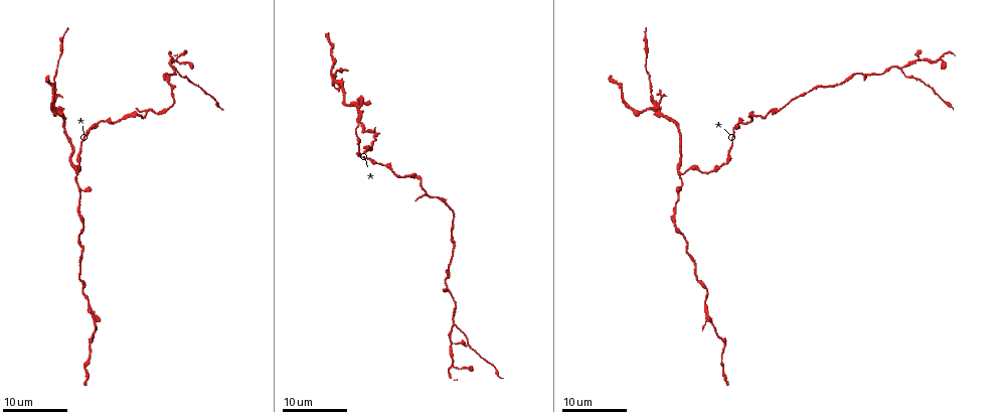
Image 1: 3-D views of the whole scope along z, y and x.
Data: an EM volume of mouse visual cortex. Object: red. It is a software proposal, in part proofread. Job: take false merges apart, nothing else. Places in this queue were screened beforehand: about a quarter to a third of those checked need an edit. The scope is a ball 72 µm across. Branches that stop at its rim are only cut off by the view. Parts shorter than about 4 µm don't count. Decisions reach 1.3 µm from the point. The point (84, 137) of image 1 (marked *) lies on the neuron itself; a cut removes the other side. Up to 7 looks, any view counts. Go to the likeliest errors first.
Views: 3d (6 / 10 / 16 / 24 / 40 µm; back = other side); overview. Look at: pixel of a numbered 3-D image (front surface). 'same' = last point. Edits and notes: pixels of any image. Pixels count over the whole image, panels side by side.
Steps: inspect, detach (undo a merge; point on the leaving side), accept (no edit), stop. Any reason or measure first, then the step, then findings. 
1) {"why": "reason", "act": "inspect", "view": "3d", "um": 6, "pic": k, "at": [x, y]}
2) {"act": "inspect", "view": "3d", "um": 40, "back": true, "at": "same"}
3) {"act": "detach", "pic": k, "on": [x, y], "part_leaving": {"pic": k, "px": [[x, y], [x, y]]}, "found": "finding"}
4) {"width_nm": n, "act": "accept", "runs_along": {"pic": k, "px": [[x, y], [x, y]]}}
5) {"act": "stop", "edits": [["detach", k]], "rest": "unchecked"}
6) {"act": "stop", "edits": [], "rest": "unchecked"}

{"why": "three-way junction", "act": "inspect", "view": "3d", "um": 16, "pic": 1, "at": [455, 323]}

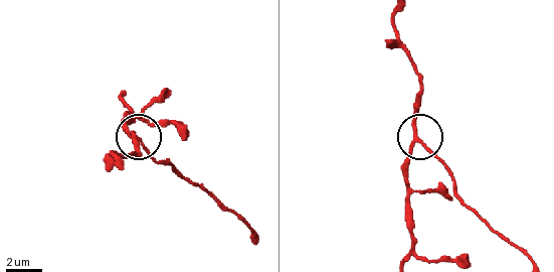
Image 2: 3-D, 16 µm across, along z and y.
{"why": "closer look", "act": "inspect", "view": "3d", "um": 10, "pic": 2, "at": [418, 140]}

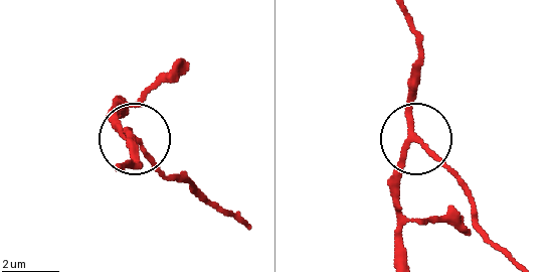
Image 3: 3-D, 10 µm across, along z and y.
{"act": "detach", "pic": 3, "on": [170, 178], "part_leaving": {"pic": 3, "px": [[146, 150], [170, 174], [189, 179], [244, 220]]}, "found": "two neurons meet here"}

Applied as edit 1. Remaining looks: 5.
{"act": "inspect", "view": "overview"}

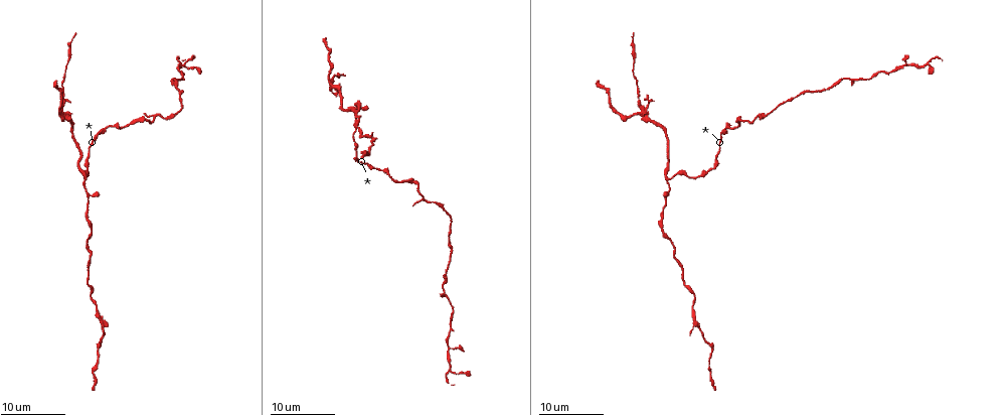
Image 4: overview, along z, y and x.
{"why": "four-way junction", "act": "inspect", "view": "3d", "um": 16, "pic": 4, "at": [640, 112]}

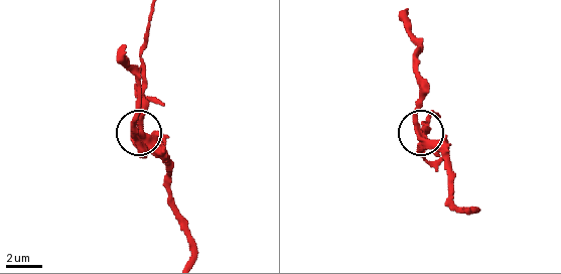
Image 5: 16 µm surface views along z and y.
{"act": "inspect", "view": "3d", "um": 6, "pic": 5, "at": [420, 137]}

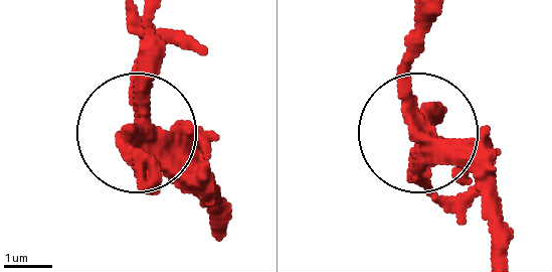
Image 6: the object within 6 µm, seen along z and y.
{"side_arm_um": 11, "act": "detach", "pic": 6, "on": [141, 60], "found": "two neurons meet here"}

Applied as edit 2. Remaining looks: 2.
{"act": "inspect", "view": "3d", "um": 16, "pic": 4, "at": [87, 178]}

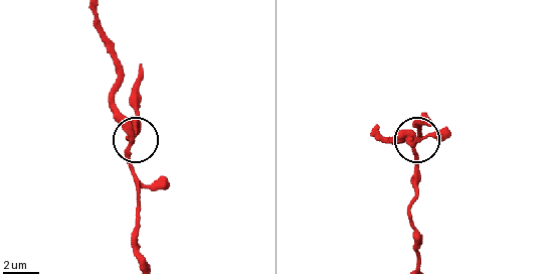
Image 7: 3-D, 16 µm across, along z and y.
{"act": "inspect", "view": "3d", "um": 10, "pic": 7, "at": [131, 142]}

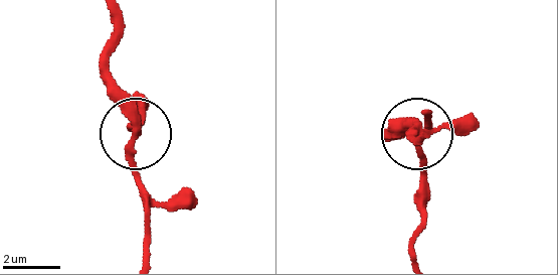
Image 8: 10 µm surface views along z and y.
{"width_nm": 270, "act": "accept", "found": "one neuron here"}

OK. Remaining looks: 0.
{"act": "stop", "edits": [["detach", 3], ["detach", 6]], "rest": "unchecked"}

